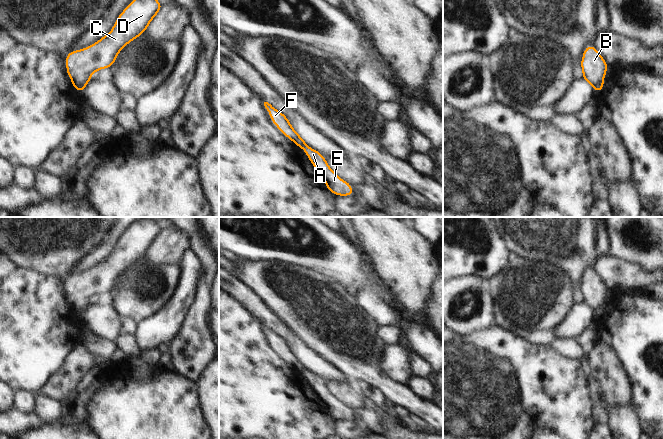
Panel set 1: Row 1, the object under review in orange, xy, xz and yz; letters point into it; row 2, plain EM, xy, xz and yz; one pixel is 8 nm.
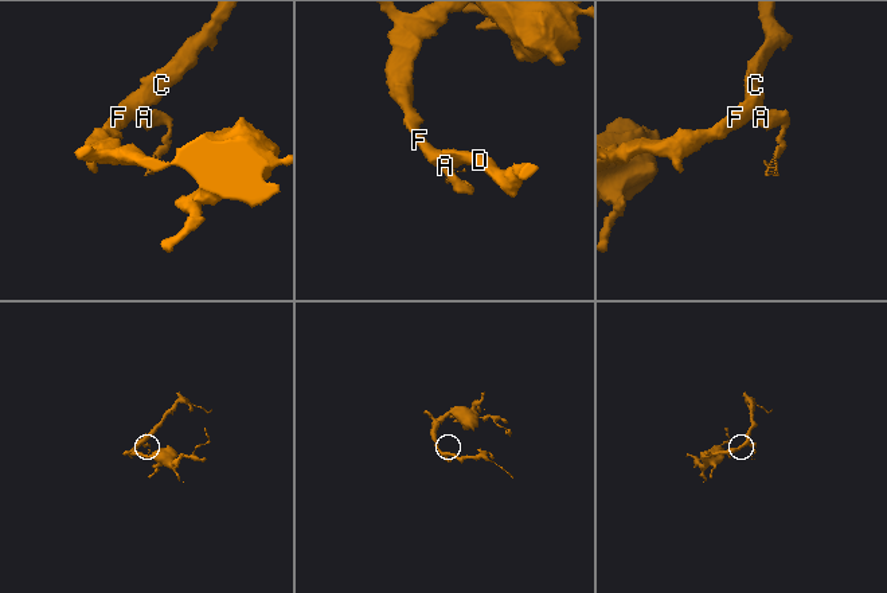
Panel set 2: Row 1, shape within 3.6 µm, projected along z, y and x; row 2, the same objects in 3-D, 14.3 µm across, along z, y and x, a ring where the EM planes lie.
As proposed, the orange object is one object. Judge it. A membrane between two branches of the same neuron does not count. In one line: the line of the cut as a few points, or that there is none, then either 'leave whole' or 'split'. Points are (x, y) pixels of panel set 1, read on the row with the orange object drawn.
cut yz (603, 79), (594, 88); split

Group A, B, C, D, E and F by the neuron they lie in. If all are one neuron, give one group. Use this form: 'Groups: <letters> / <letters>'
Groups: A E / B C D F.

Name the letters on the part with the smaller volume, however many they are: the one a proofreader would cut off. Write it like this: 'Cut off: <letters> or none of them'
Cut off: A, E.

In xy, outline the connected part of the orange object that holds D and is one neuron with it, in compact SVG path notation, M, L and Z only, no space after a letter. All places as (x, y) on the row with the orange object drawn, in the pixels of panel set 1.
M132 0L117 17L107 35L81 50L70 51L65 61L66 73L73 88L78 91L92 80L94 72L109 69L120 51L143 35L162 7L158 0Z

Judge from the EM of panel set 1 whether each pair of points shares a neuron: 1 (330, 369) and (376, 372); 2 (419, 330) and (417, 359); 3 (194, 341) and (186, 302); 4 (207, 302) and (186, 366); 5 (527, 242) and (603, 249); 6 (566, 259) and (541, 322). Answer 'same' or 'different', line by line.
1: different
2: different
3: different
4: same
5: same
6: different

